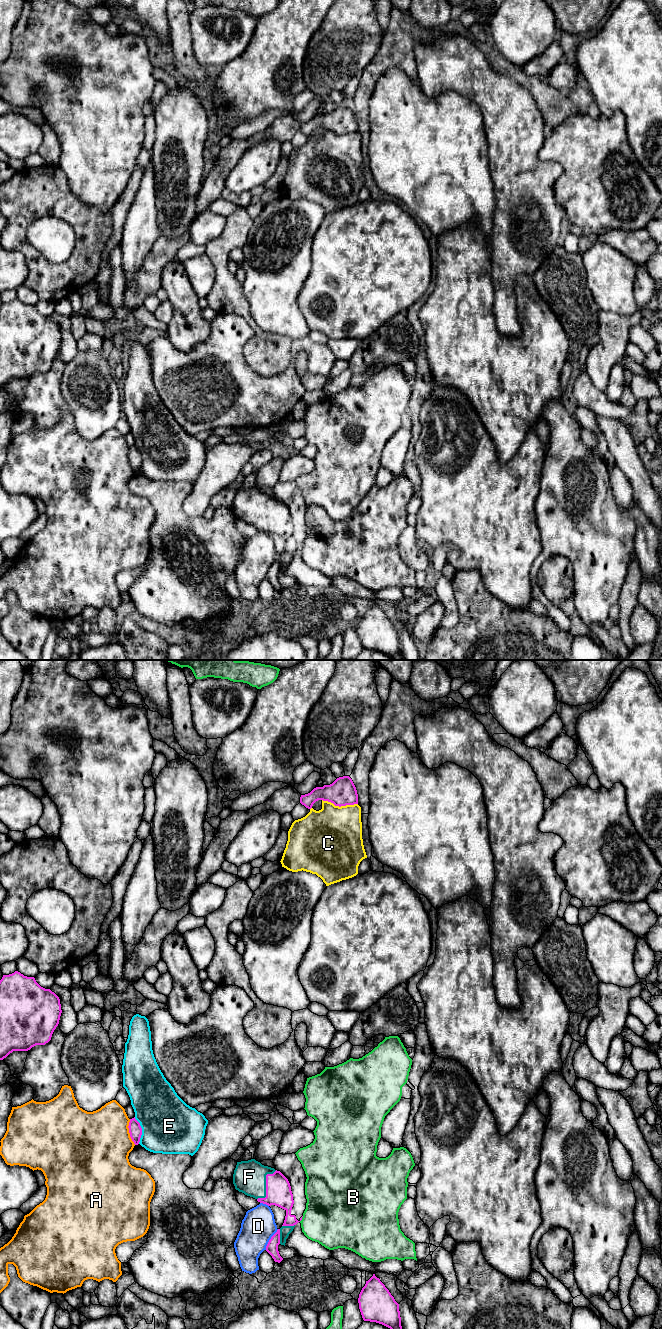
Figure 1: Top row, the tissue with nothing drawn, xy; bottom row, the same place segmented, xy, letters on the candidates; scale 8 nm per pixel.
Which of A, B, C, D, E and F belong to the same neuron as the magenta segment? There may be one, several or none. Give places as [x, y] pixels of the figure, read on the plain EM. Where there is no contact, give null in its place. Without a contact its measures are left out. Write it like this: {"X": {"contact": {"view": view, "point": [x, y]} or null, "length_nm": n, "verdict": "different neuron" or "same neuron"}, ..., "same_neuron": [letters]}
{"A": {"contact": {"view": "xy", "point": [129, 460]}, "length_nm": 220, "verdict": "different neuron"}, "B": {"contact": {"view": "xy", "point": [301, 547]}, "length_nm": 60, "verdict": "different neuron"}, "C": {"contact": {"view": "xy", "point": [340, 134]}, "length_nm": 300, "verdict": "different neuron"}, "D": {"contact": {"view": "xy", "point": [270, 567]}, "length_nm": 200, "verdict": "different neuron"}, "E": {"contact": {"view": "xy", "point": [141, 458]}, "length_nm": 220, "verdict": "different neuron"}, "F": {"contact": {"view": "xy", "point": [266, 513]}, "length_nm": 280, "verdict": "same neuron"}, "same_neuron": ["F"]}

